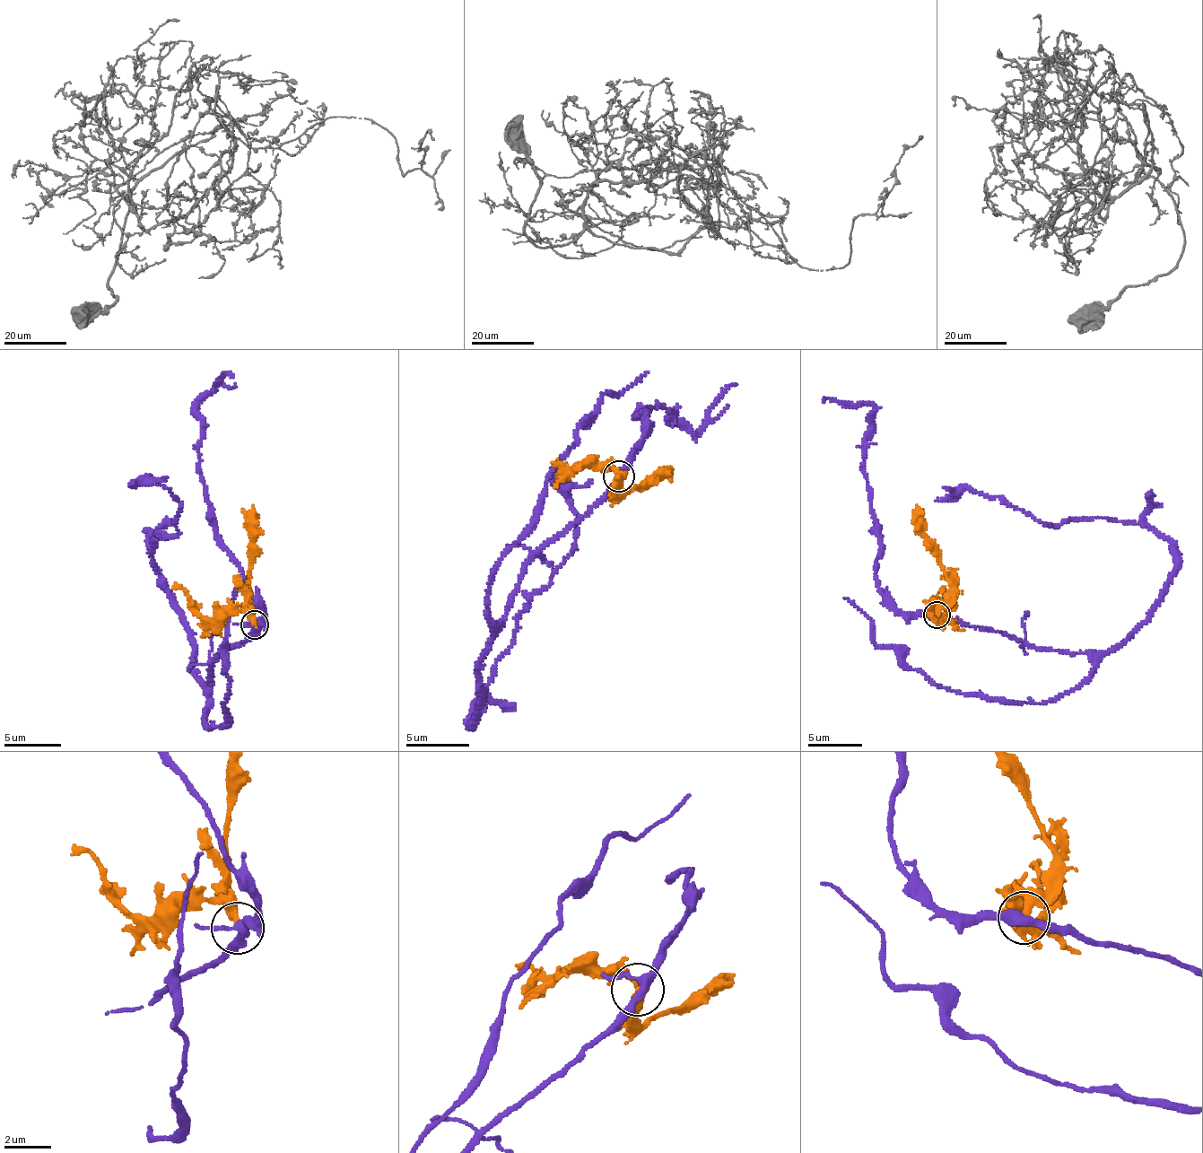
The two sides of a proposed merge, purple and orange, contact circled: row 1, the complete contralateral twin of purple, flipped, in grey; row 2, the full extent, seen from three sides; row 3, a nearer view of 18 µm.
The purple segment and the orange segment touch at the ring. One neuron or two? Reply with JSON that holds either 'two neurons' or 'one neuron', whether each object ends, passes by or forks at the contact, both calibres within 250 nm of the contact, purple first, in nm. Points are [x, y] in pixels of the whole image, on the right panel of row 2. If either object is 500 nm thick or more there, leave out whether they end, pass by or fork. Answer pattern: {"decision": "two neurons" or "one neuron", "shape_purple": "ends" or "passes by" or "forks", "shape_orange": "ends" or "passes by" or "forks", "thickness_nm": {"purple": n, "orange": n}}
{"decision": "two neurons", "shape_purple": "forks", "shape_orange": "ends", "thickness_nm": {"purple": 320, "orange": 280}}

